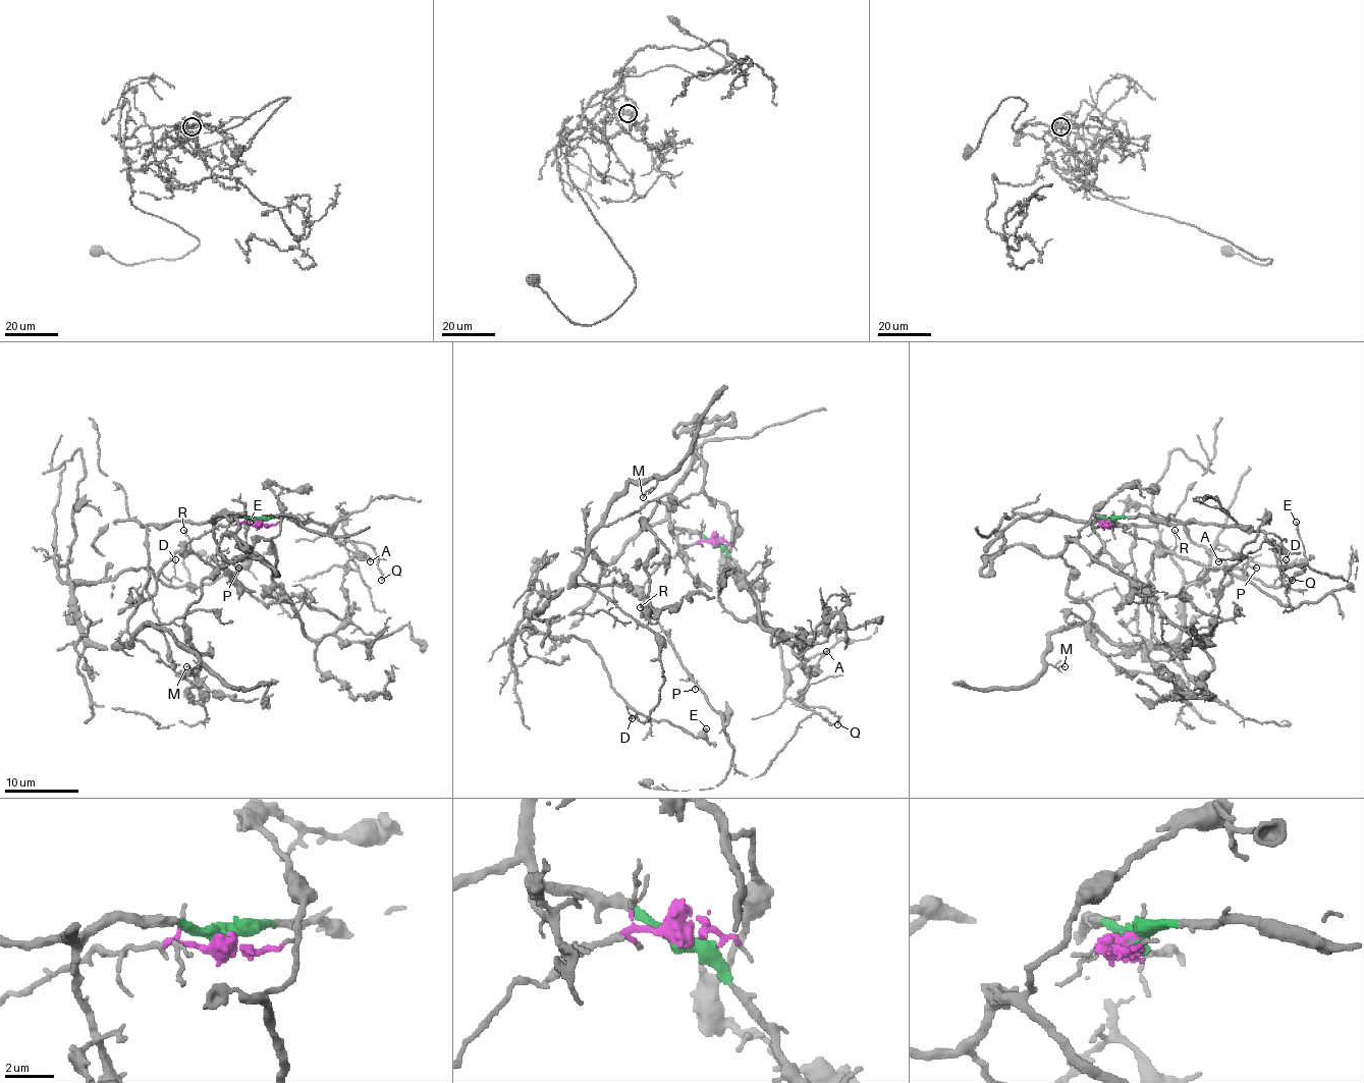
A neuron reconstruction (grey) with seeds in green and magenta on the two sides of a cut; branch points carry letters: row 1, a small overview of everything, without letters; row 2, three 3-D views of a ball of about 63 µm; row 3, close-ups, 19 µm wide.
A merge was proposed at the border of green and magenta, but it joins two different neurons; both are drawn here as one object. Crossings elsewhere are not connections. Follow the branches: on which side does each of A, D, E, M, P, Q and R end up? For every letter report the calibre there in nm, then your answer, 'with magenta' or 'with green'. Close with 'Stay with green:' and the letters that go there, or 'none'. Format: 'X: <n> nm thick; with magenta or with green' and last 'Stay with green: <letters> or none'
A: 170 nm thick; with green
D: 150 nm thick; with magenta
E: 200 nm thick; with magenta
M: 160 nm thick; with magenta
P: 160 nm thick; with magenta
Q: 170 nm thick; with green
R: 120 nm thick; with magenta
Stay with green: A, Q

